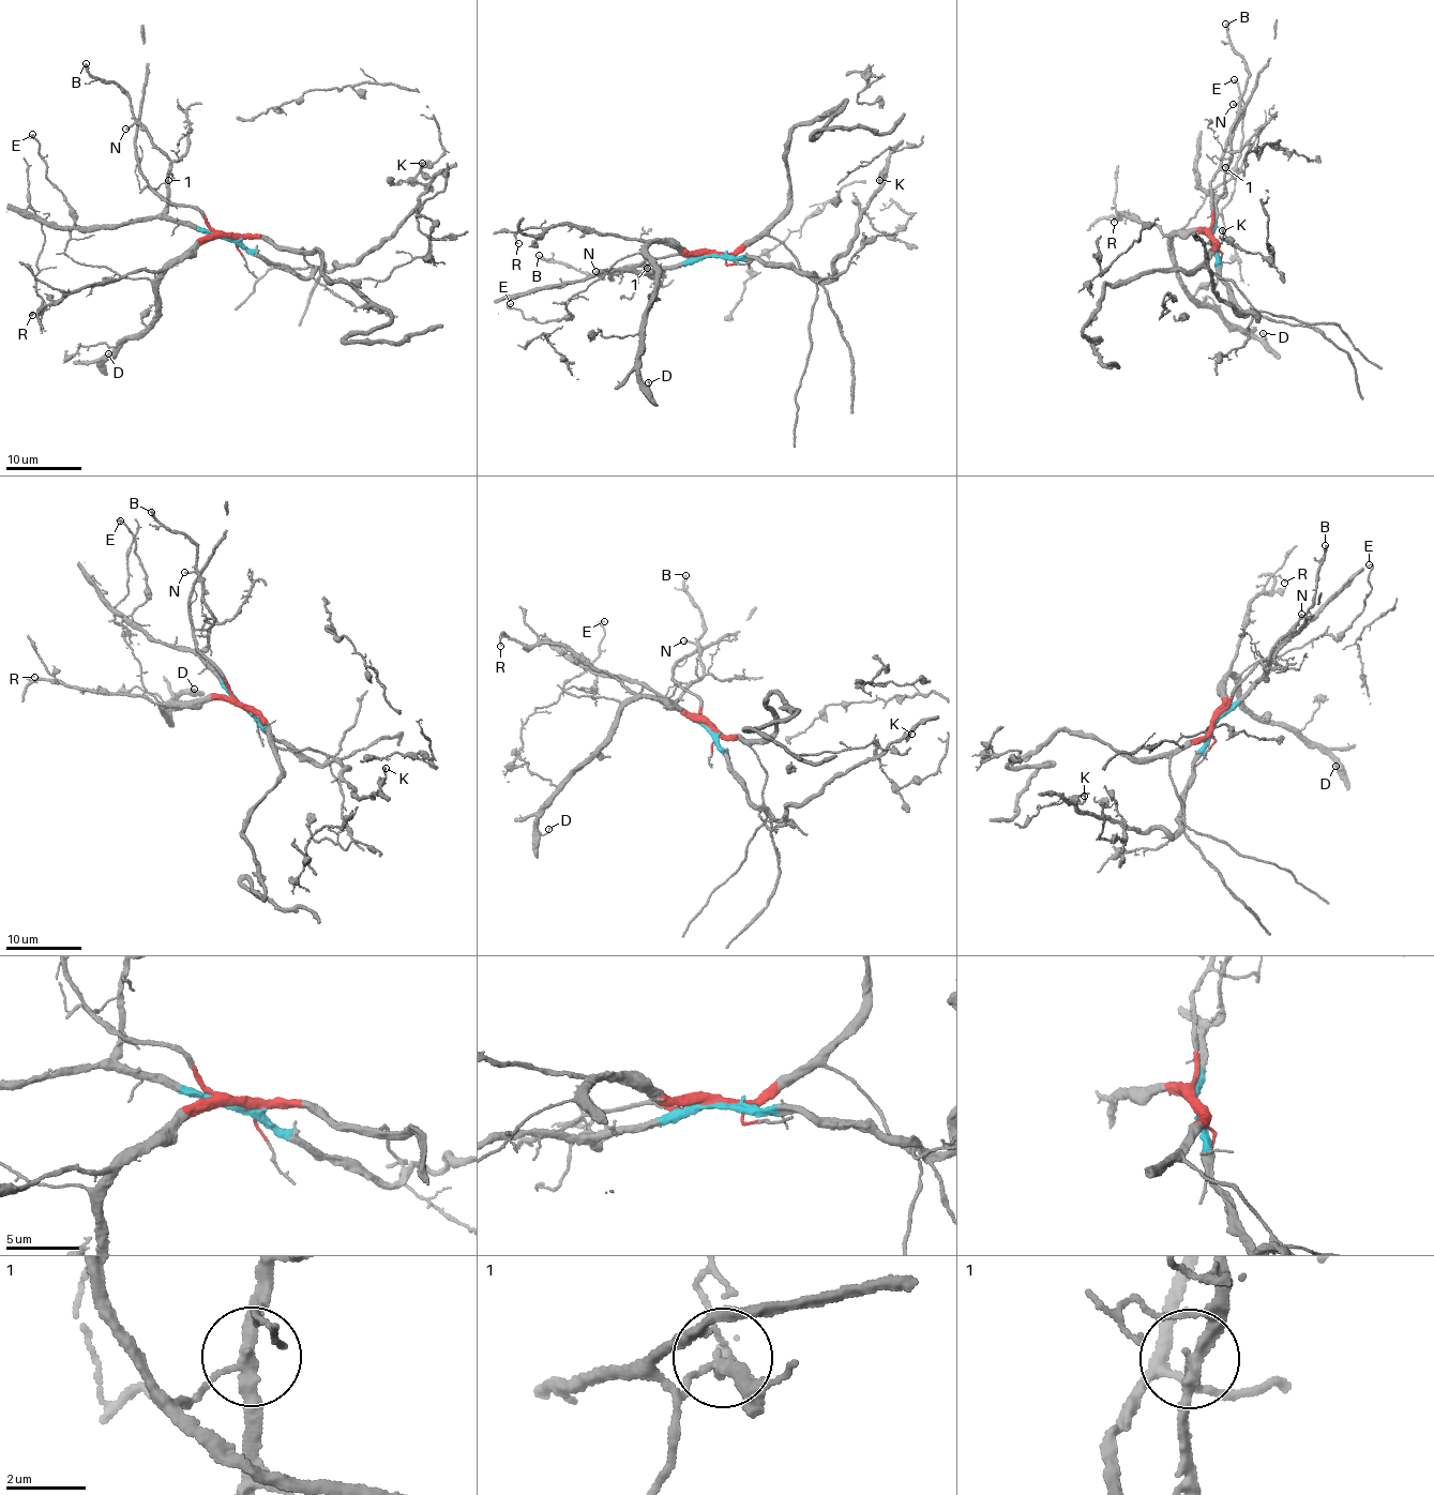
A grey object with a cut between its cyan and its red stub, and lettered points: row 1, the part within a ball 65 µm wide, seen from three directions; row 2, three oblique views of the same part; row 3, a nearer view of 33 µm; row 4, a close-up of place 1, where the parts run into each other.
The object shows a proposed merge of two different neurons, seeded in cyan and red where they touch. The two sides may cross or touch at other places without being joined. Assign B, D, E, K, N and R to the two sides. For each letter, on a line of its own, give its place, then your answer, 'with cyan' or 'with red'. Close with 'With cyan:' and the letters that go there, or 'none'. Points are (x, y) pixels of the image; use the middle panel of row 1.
B: at (539, 255); with cyan
D: at (648, 382); with red
E: at (510, 303); with red
K: at (879, 180); with cyan
N: at (595, 271); with cyan
R: at (518, 243); with red
With cyan: B, K, N

